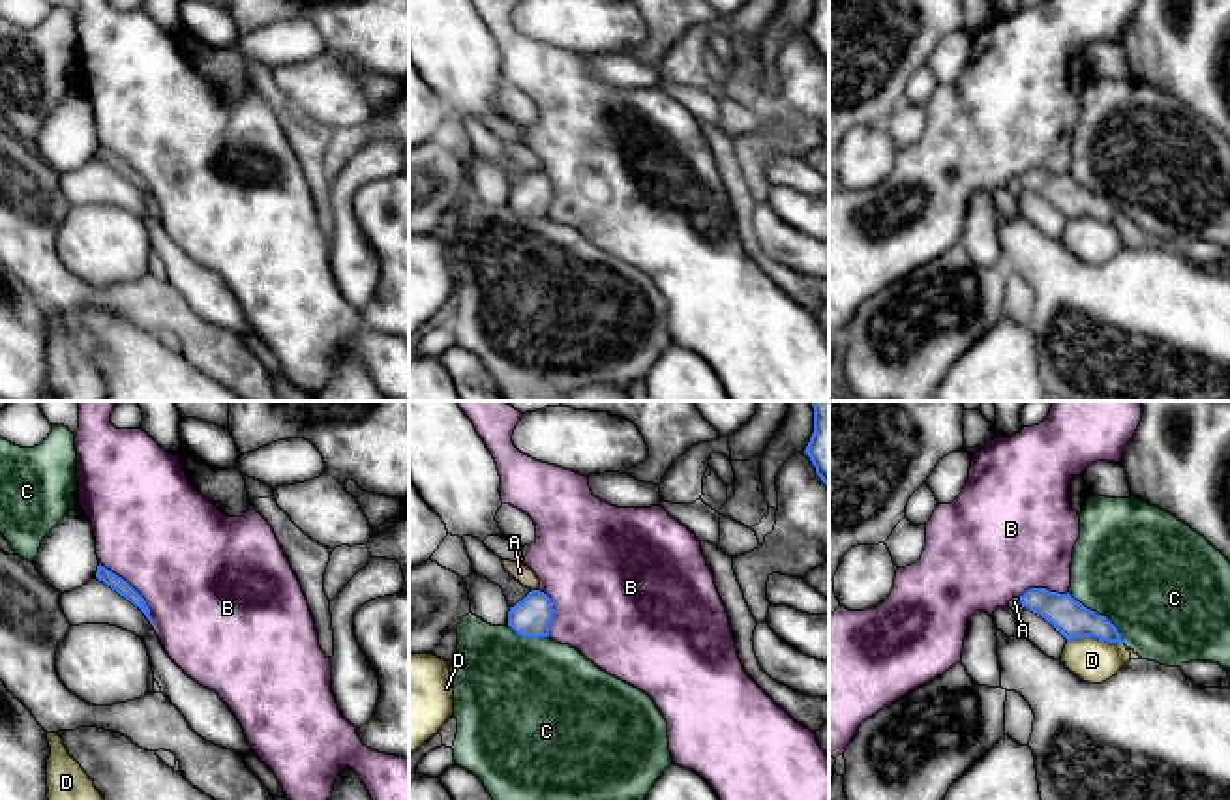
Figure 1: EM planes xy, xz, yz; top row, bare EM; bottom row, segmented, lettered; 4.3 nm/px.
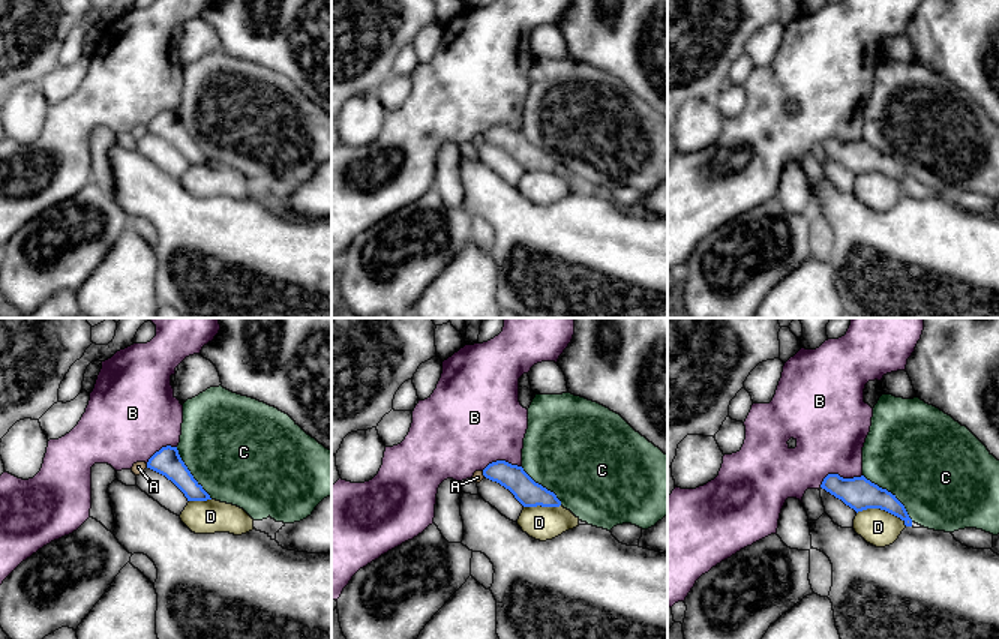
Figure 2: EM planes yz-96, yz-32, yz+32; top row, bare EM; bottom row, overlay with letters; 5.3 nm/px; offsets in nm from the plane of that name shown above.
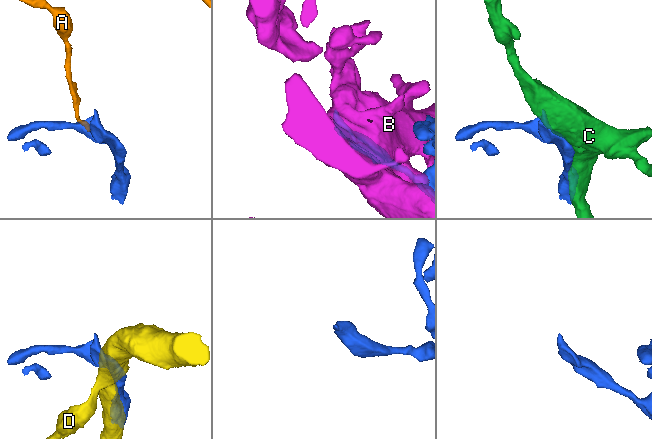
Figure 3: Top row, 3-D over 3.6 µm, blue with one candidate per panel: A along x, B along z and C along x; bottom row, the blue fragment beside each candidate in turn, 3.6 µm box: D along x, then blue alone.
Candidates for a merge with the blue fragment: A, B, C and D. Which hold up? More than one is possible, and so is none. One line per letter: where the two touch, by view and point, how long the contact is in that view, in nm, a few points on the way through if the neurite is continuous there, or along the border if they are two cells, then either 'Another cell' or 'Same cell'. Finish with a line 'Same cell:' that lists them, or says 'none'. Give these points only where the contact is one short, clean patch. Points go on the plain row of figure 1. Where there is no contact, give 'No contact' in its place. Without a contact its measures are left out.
A: Touches blue at xz (535, 171). Shared border 30 nm. Boundary: xz (531, 169), (537, 171). Another cell
B: Touches blue at xy (134, 169). Shared border 340 nm. Another cell
C: Touches blue at yz (1099, 195). Shared border 340 nm. Another cell
D: Touches blue at yz (1095, 218). Shared border 240 nm. Another cell
Same cell: none

